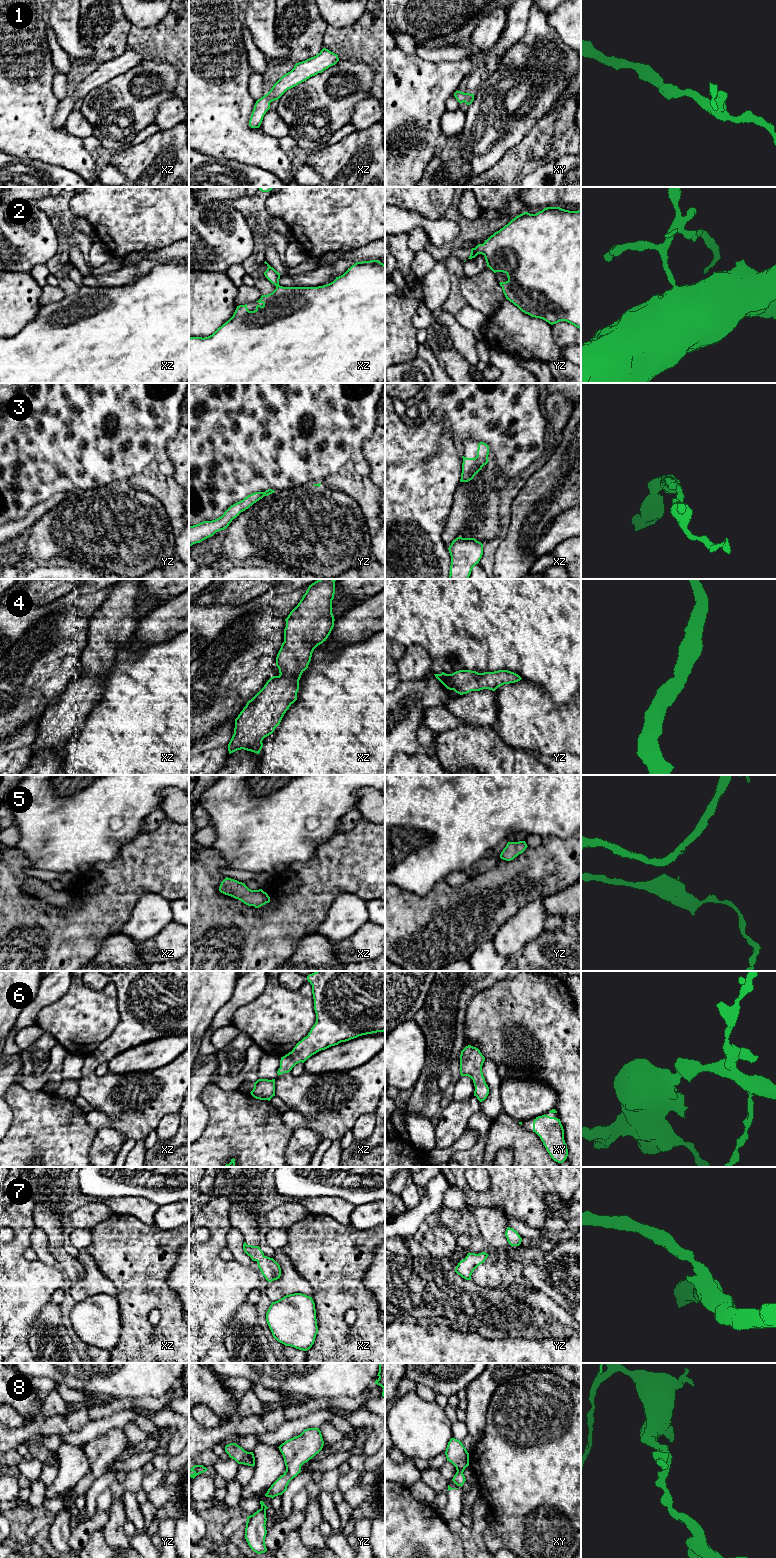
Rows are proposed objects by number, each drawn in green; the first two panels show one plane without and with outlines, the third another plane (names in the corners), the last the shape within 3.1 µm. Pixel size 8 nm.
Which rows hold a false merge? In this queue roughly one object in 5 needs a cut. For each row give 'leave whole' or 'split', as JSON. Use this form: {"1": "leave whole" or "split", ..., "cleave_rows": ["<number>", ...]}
{"1": "leave whole", "2": "leave whole", "3": "leave whole", "4": "leave whole", "5": "leave whole", "6": "leave whole", "7": "leave whole", "8": "leave whole", "cleave_rows": []}

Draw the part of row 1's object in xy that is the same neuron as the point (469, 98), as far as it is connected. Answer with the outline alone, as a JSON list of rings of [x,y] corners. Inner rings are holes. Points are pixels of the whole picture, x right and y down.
[[[458,90],[454,93],[454,96],[460,104],[465,102],[467,105],[470,105],[474,100],[474,94],[464,93]]]

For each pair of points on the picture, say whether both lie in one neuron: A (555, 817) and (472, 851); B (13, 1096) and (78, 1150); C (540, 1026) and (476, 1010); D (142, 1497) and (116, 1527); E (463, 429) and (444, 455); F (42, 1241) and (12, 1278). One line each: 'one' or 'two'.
A: one
B: one
C: one
D: two
E: two
F: two

